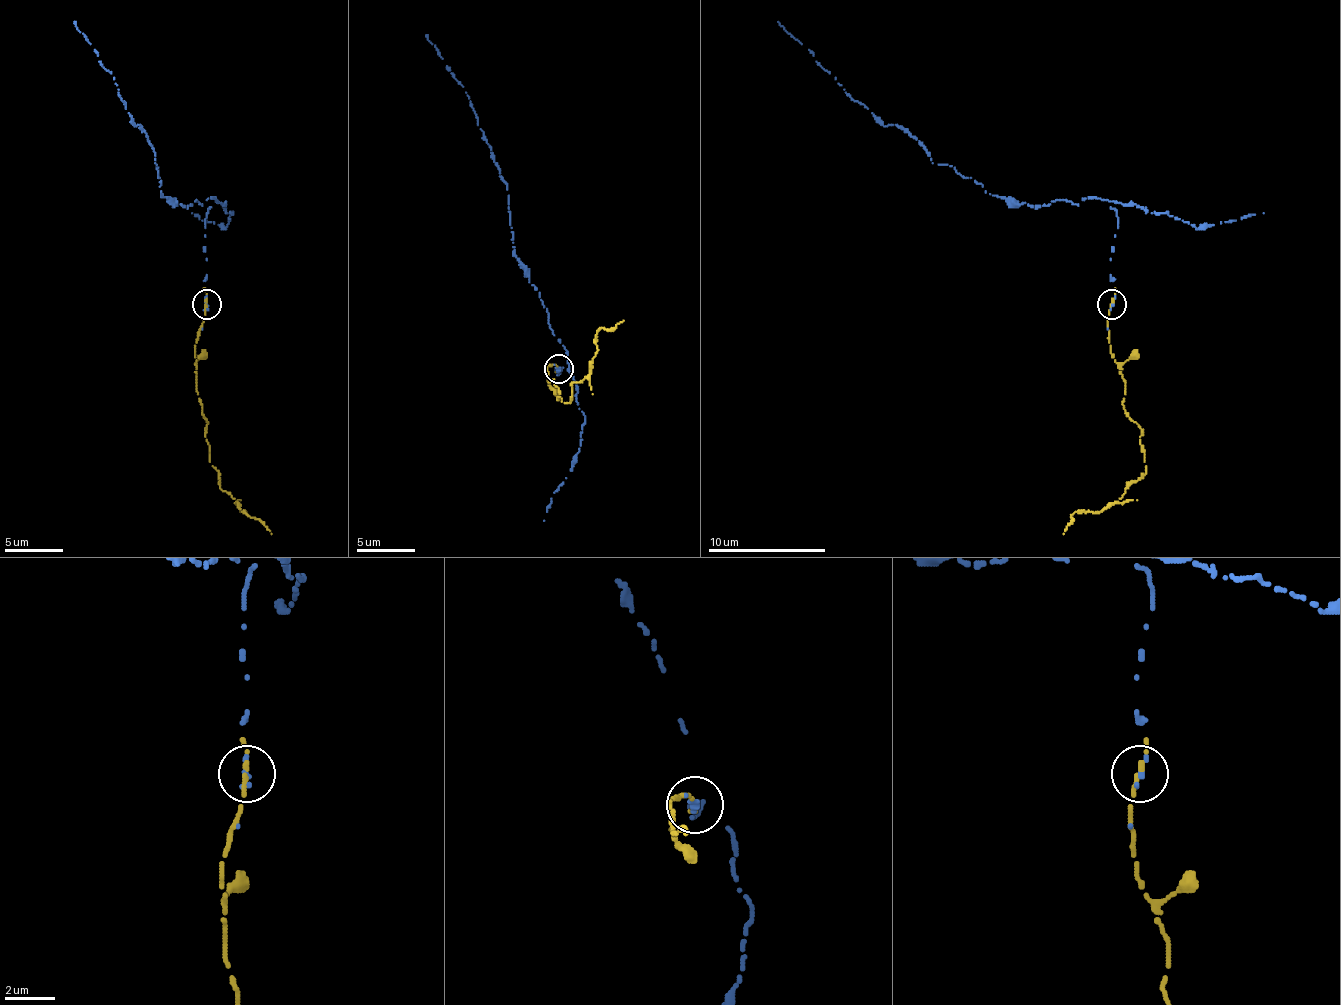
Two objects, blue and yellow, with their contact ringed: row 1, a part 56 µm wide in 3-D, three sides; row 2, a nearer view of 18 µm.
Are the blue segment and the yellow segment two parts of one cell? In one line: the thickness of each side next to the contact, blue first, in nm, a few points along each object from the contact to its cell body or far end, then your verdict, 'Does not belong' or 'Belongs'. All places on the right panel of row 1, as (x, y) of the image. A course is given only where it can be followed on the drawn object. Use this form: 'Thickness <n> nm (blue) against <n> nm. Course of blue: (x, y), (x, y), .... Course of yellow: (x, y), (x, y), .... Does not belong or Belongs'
Thickness 240 nm (blue) against 170 nm. Course of blue: (1112, 303), (1110, 259), (1118, 218), (1112, 200), (1036, 206), (989, 194), (854, 100), (777, 21). Course of yellow: (1112, 303), (1110, 353), (1124, 380), (1124, 412), (1142, 430), (1145, 462), (1115, 500), (1077, 512), (1062, 533). Belongs

